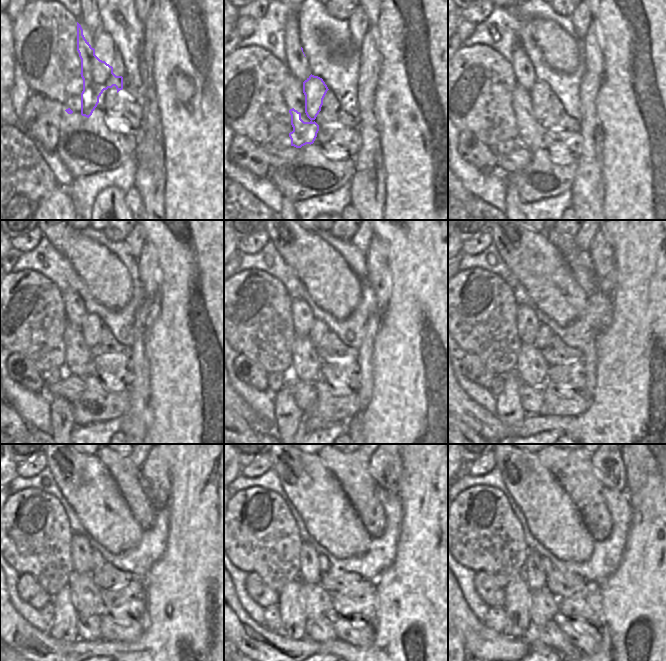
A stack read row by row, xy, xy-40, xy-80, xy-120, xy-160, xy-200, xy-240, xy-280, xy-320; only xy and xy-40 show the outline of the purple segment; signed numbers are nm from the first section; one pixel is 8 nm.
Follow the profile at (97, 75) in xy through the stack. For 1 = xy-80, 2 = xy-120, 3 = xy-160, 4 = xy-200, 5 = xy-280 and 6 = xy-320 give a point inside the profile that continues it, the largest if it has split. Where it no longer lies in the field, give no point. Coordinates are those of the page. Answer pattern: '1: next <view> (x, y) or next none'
1: next xy-80 (529, 134)
2: next xy-120 (78, 359)
3: next xy-160 (307, 365)
4: next xy-200 (531, 367)
5: next xy-280 (317, 603)
6: next xy-320 (544, 606)

